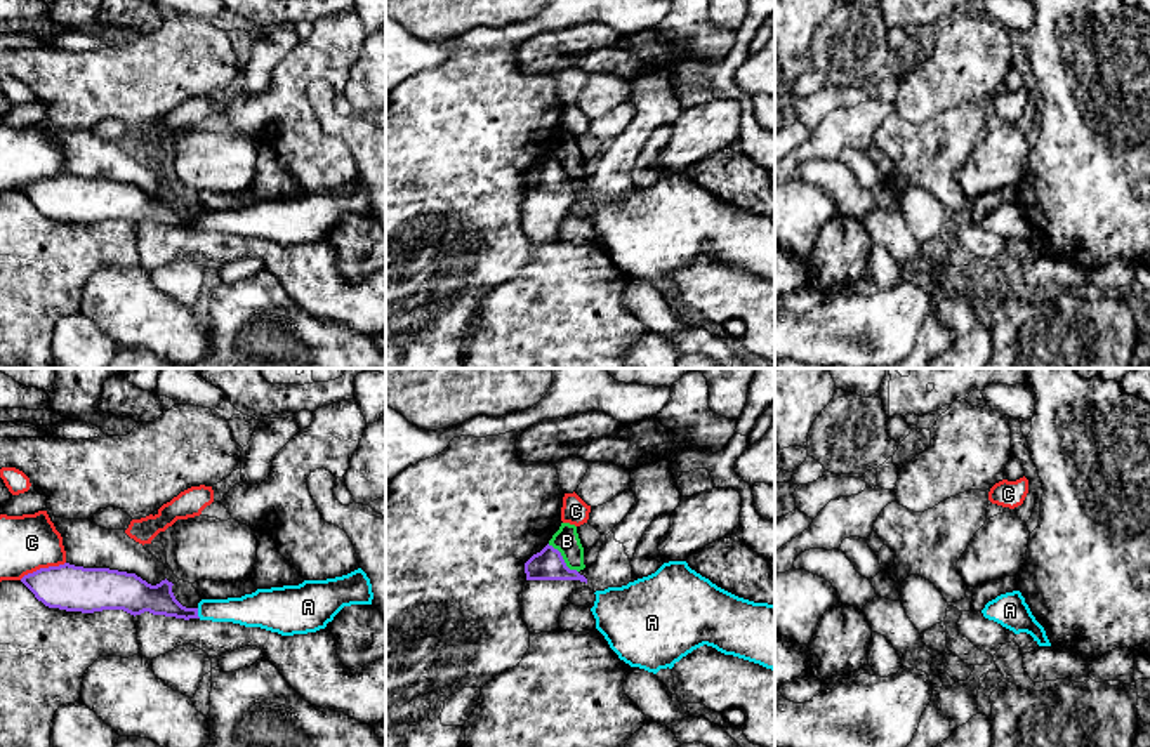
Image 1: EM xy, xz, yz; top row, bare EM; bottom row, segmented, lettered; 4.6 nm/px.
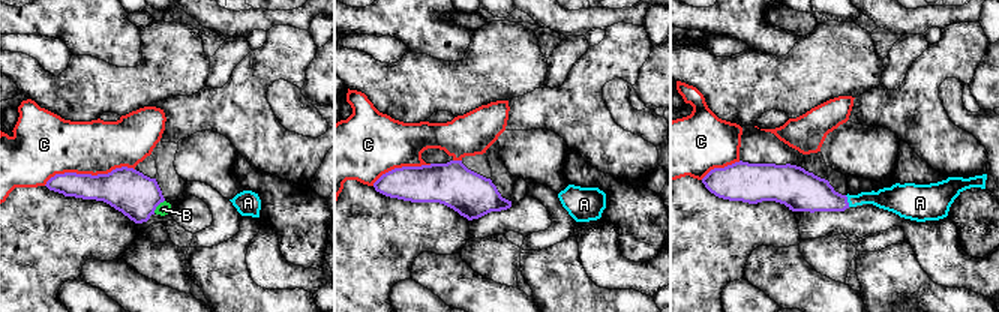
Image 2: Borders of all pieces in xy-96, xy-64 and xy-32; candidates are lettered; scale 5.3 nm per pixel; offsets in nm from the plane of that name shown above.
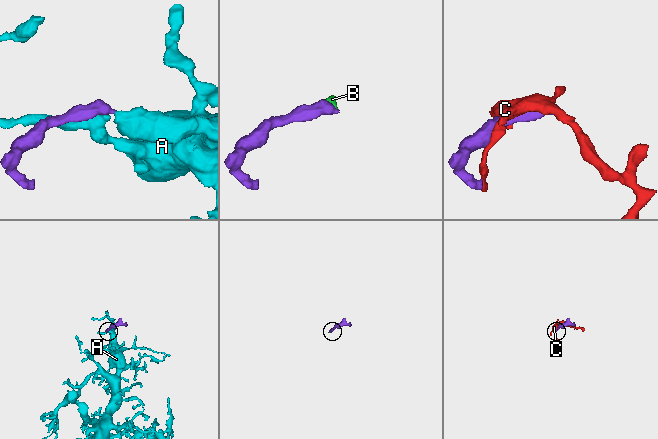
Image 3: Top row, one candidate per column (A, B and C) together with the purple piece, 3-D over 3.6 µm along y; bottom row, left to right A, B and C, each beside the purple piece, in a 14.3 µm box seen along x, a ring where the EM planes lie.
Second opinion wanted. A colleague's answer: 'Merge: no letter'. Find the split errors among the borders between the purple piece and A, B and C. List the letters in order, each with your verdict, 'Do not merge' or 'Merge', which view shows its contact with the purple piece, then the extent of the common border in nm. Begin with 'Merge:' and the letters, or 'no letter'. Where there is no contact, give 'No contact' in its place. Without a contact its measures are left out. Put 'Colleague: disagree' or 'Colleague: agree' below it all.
Merge: A
A: Merge. Touches purple in xy. Shared border 50 nm
B: Do not merge. Touches purple in xz. Shared border 190 nm
C: Do not merge. Touches purple in xy. Shared border 240 nm
Colleague: disagree

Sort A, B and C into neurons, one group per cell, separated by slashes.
A / B / C

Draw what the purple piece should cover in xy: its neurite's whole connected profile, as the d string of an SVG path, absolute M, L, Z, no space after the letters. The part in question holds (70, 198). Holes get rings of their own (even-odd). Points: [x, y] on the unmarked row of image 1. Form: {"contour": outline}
{"contour": "M64 174L28 184L21 193L49 219L82 224L123 221L134 228L149 222L184 231L233 233L281 247L316 243L344 217L372 215L373 210L370 189L361 179L327 191L257 200L241 208L202 210L196 219L182 217L167 189L151 196L135 184L109 179Z"}

